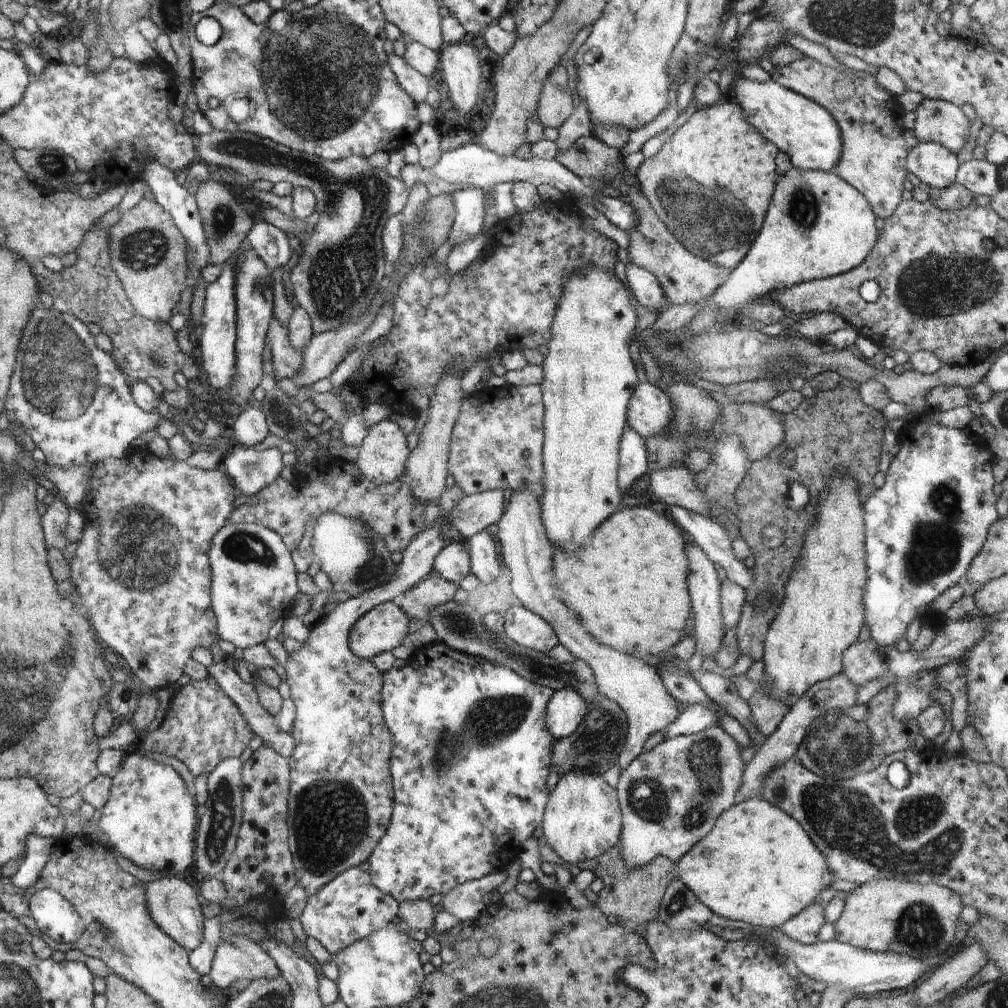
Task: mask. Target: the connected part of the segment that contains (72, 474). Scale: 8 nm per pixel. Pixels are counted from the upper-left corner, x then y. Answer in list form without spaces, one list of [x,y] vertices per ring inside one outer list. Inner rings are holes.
[[[46,462],[42,464],[45,476],[58,488],[63,501],[70,509],[78,508],[89,487],[91,466],[72,465],[67,469],[63,469],[62,467],[50,466]]]

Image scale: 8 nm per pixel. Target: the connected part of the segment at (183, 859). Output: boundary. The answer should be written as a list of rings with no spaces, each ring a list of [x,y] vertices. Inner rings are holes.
[[[140,750],[126,755],[121,769],[112,780],[108,800],[101,808],[102,816],[94,820],[94,824],[108,835],[111,846],[142,868],[152,871],[154,868],[170,870],[174,874],[184,872],[192,864],[192,854],[195,854],[196,814],[194,810],[196,808],[182,778],[172,770],[172,766],[145,757]]]

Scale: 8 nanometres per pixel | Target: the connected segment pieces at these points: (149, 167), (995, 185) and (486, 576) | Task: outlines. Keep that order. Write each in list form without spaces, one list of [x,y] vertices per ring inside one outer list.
[[[147,159],[146,170],[143,172],[143,179],[151,188],[153,200],[158,201],[166,212],[173,216],[173,220],[181,232],[185,234],[186,240],[189,240],[190,246],[194,249],[193,264],[199,270],[208,265],[209,262],[209,243],[205,235],[205,227],[201,221],[200,209],[197,205],[196,196],[190,194],[188,190],[177,181],[176,173],[160,164],[157,160]]]
[[[973,158],[958,167],[955,182],[974,195],[987,194],[993,197],[1001,188],[999,170],[995,164]]]
[[[482,531],[465,541],[471,560],[471,573],[485,585],[494,582],[502,572],[498,563],[500,555],[496,553],[494,537]]]

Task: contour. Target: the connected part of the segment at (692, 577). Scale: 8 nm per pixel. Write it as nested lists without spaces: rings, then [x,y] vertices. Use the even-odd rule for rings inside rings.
[[[691,541],[685,548],[689,575],[687,585],[691,596],[692,616],[695,619],[693,634],[697,642],[697,649],[701,649],[703,656],[712,656],[723,645],[723,638],[727,634],[727,624],[723,621],[721,613],[721,583],[718,581],[715,564],[706,556],[706,553]]]

